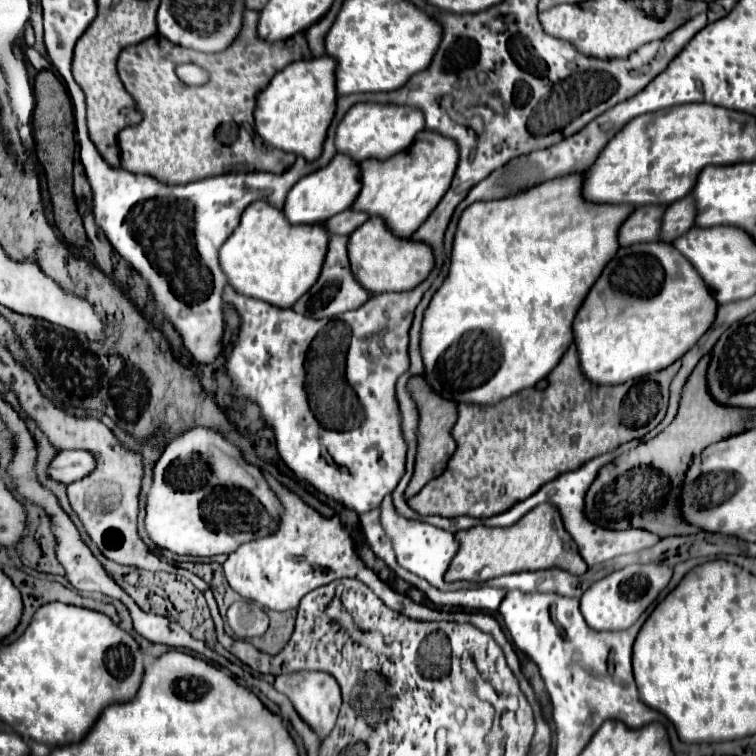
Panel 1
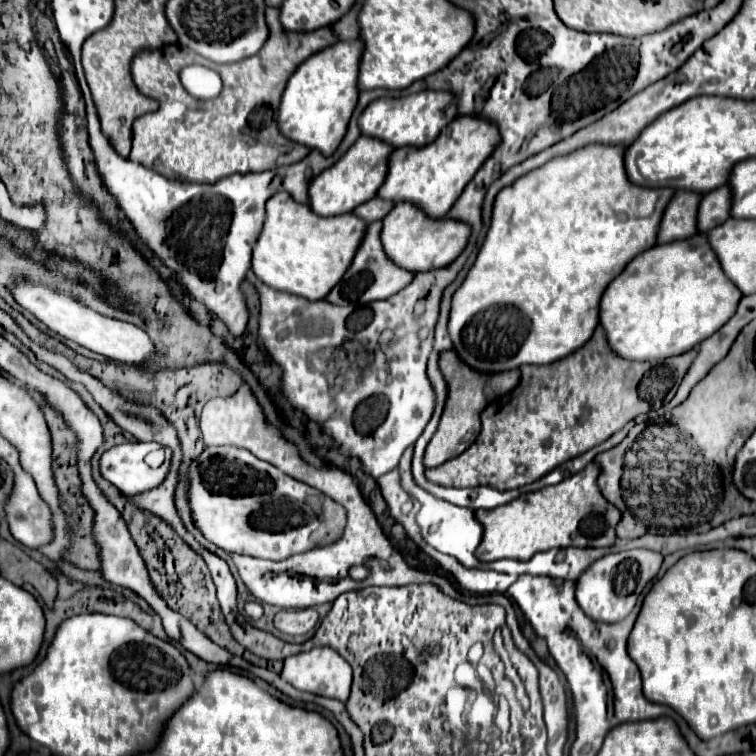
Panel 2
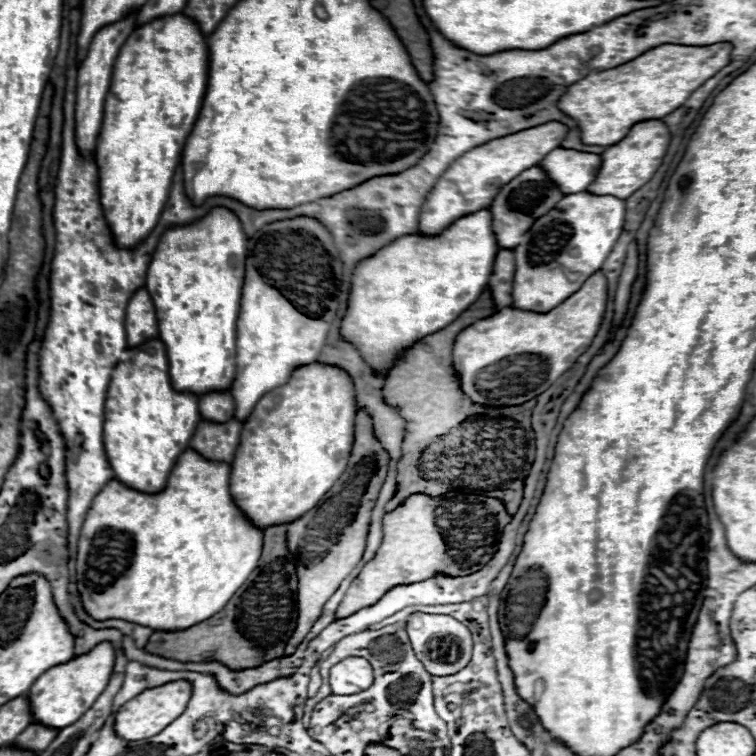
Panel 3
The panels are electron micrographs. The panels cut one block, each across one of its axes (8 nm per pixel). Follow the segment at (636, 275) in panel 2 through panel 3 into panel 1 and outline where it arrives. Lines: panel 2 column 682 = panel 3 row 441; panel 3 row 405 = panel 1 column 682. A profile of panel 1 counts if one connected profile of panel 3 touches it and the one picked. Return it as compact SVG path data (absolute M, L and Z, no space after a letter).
M642 242L620 248L590 288L572 324L580 368L594 384L624 384L624 380L660 372L682 358L698 342L710 328L716 308L718 304L710 296L700 274L692 270L692 264L684 260L672 244Z

